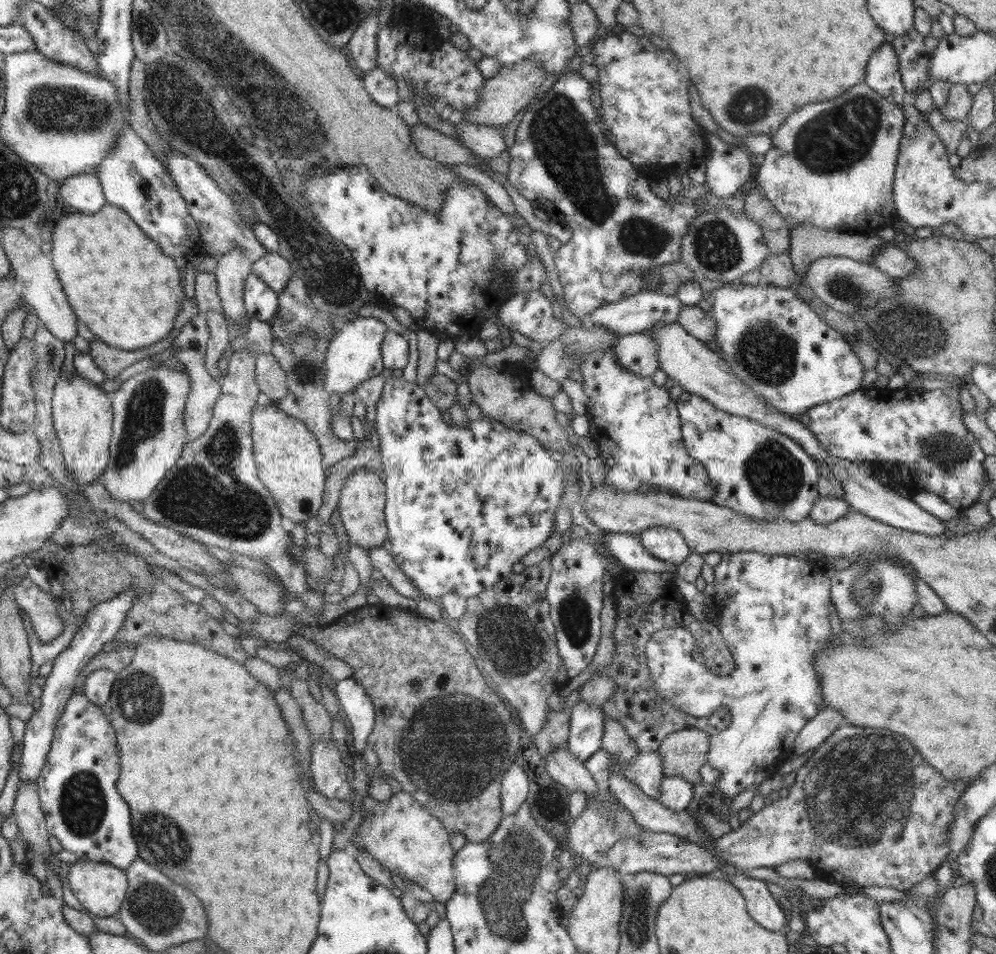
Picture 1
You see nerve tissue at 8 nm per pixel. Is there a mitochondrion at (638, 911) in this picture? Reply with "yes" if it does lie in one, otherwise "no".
yes

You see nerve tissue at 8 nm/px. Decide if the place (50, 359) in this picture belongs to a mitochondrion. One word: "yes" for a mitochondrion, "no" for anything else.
yes

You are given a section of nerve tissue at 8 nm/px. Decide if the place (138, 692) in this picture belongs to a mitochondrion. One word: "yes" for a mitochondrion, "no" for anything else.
yes

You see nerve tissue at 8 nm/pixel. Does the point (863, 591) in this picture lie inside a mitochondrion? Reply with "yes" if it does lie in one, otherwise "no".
yes

